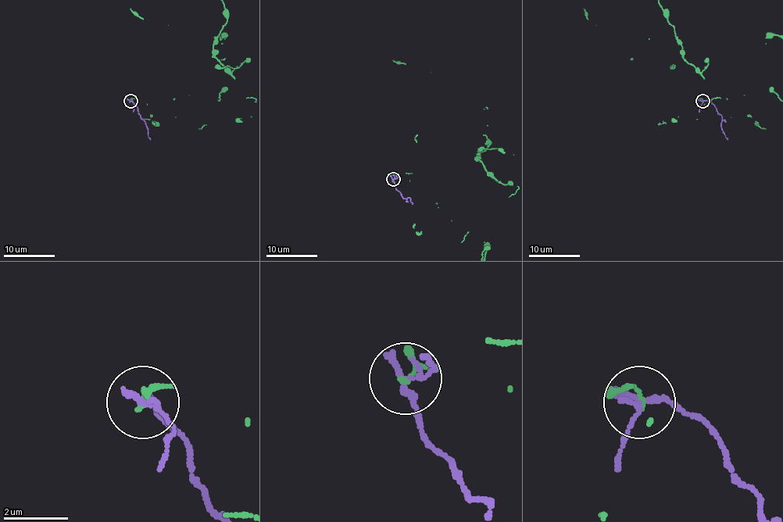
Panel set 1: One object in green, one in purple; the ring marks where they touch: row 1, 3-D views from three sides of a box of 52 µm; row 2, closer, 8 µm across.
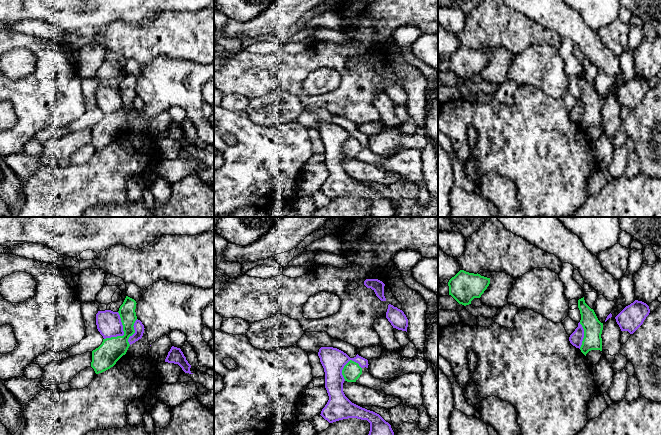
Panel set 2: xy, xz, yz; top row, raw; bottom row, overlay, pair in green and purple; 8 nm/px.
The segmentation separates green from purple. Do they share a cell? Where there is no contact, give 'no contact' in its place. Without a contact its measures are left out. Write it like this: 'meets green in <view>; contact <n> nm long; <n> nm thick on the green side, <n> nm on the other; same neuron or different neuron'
meets green in xy; contact 260 nm long; 200 nm thick on the green side, 200 nm on the other; different neuron

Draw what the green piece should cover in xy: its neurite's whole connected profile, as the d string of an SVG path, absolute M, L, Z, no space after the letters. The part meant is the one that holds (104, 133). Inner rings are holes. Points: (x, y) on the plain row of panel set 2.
M126 72L118 87L124 111L103 115L102 120L92 127L91 143L96 150L110 145L126 130L130 122L128 115L135 109L133 102L137 96L135 88L136 80L134 75Z

